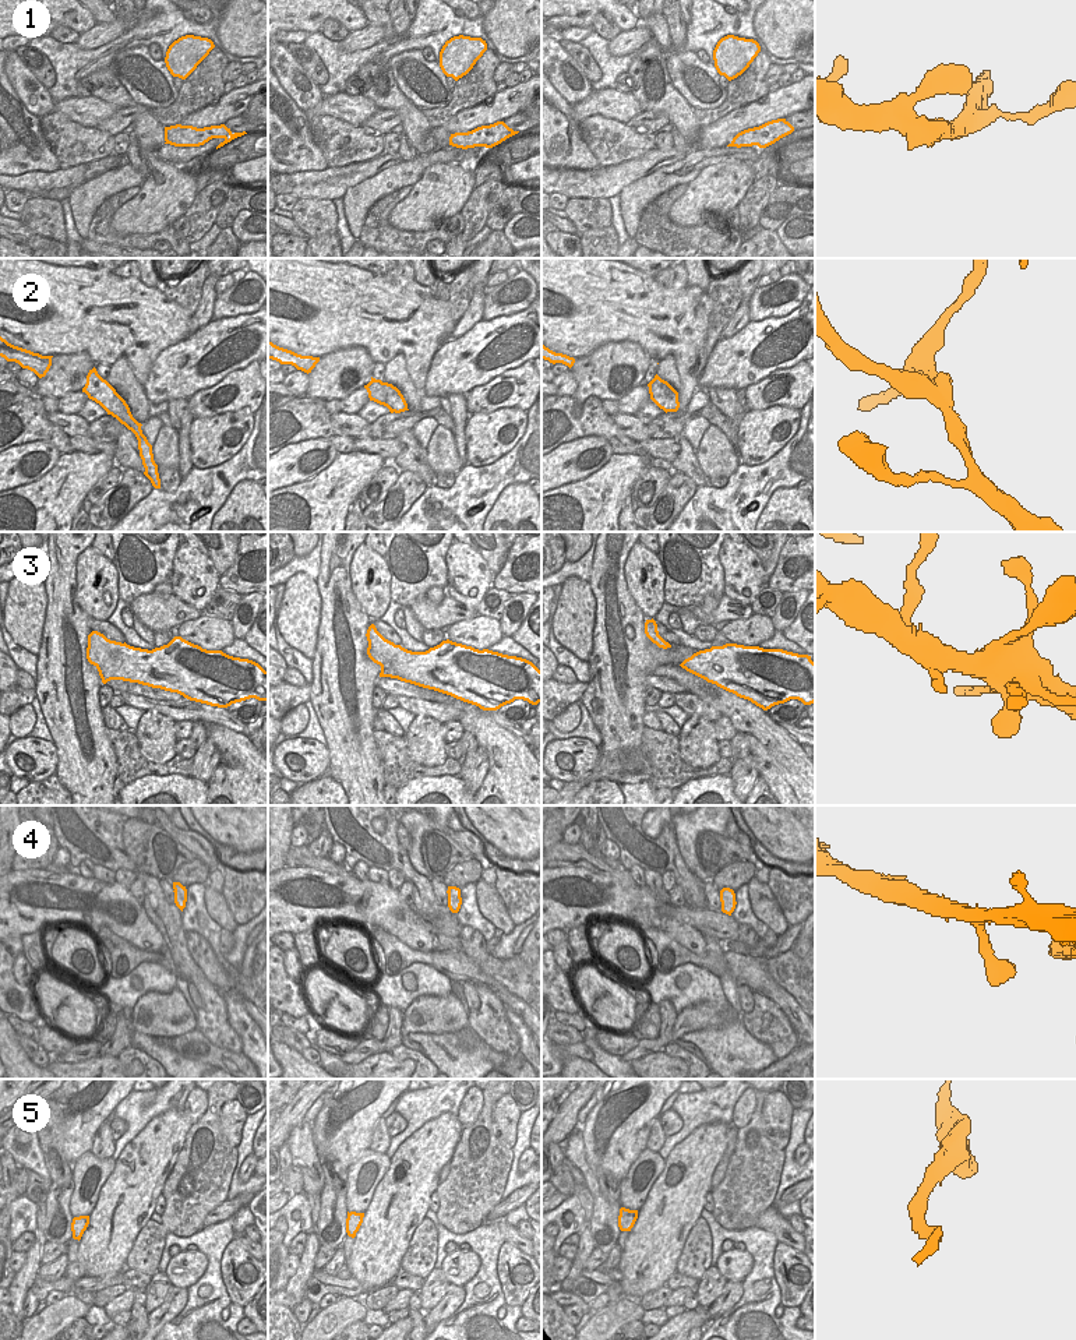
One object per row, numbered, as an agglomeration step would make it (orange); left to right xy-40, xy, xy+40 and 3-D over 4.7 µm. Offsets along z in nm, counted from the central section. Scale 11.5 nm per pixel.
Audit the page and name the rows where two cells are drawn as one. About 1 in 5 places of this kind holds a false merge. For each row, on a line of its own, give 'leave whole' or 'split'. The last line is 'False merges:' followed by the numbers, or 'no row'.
1: leave whole
2: split
3: leave whole
4: leave whole
5: leave whole
False merges: 2

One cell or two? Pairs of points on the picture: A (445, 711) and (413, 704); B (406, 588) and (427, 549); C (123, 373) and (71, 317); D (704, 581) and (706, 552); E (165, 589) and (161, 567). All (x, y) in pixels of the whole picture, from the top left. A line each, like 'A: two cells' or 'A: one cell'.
A: one cell
B: one cell
C: two cells
D: one cell
E: two cells

